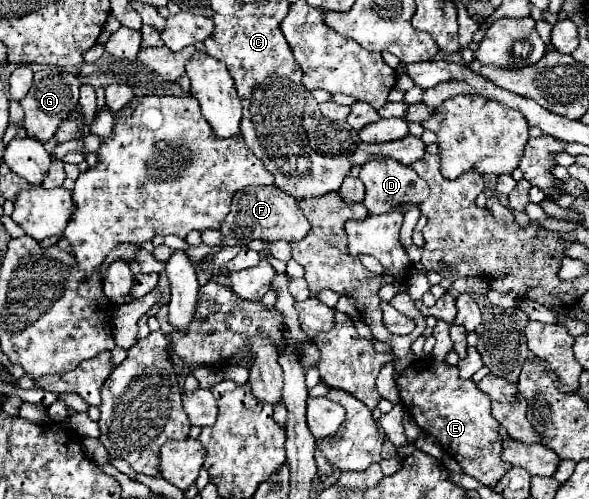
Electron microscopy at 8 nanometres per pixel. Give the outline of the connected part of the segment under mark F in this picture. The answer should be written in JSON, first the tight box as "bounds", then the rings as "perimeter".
{"bounds":[221,186,311,246],"perimeter":[[[245,186],[245,190],[239,190],[235,194],[231,212],[221,224],[221,234],[225,246],[237,246],[253,238],[271,242],[275,240],[295,242],[305,238],[305,234],[309,234],[309,228],[311,228],[309,220],[299,210],[297,202],[293,202],[293,198],[289,198],[285,192],[277,190],[275,186]]]}

